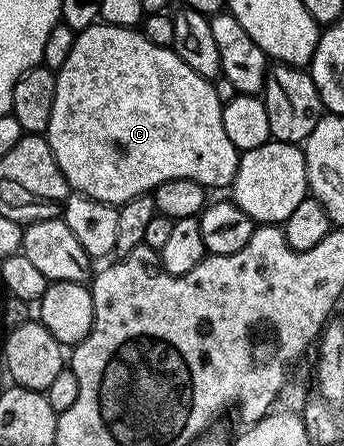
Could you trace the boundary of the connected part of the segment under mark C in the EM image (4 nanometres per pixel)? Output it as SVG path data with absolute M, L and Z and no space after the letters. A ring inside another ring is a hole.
M97 22L91 25L88 29L77 32L74 36L74 44L72 50L69 51L68 57L64 61L64 65L60 65L60 69L56 73L56 97L52 101L52 117L48 117L48 129L44 133L44 137L48 141L48 145L52 149L52 153L56 157L56 165L60 169L60 173L64 173L66 184L71 187L77 194L87 195L96 201L104 201L105 203L113 203L121 205L132 201L132 197L144 195L153 192L155 187L158 187L164 181L176 181L177 179L187 179L188 181L196 181L201 187L213 189L213 187L229 188L238 171L238 161L240 153L232 145L232 141L228 141L228 133L224 133L224 121L222 120L222 104L216 97L216 89L213 82L204 77L200 77L200 73L196 73L196 69L188 69L188 65L184 65L184 61L180 61L180 57L174 52L173 47L161 47L160 45L152 45L152 41L148 41L148 37L142 34L141 30L133 27L117 27L111 23Z

